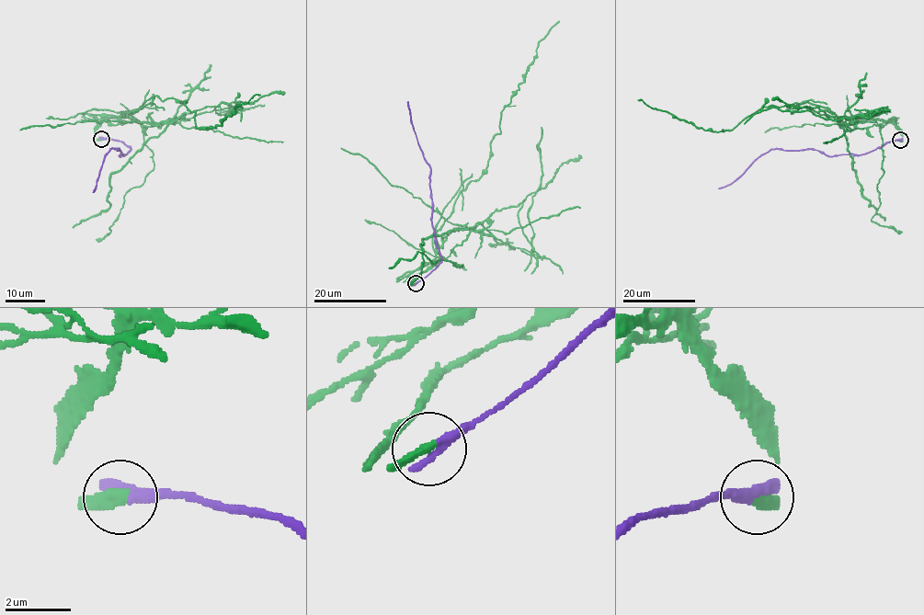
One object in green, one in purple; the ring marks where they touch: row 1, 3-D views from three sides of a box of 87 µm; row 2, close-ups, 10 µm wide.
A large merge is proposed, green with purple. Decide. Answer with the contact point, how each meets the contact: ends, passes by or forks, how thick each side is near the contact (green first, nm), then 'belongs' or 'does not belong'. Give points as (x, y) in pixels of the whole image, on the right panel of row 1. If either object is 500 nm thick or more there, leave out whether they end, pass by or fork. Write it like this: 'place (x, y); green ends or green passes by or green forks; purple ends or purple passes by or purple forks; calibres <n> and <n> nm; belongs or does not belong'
place (900, 140); green ends; purple ends; calibres 360 and 420 nm; does not belong

